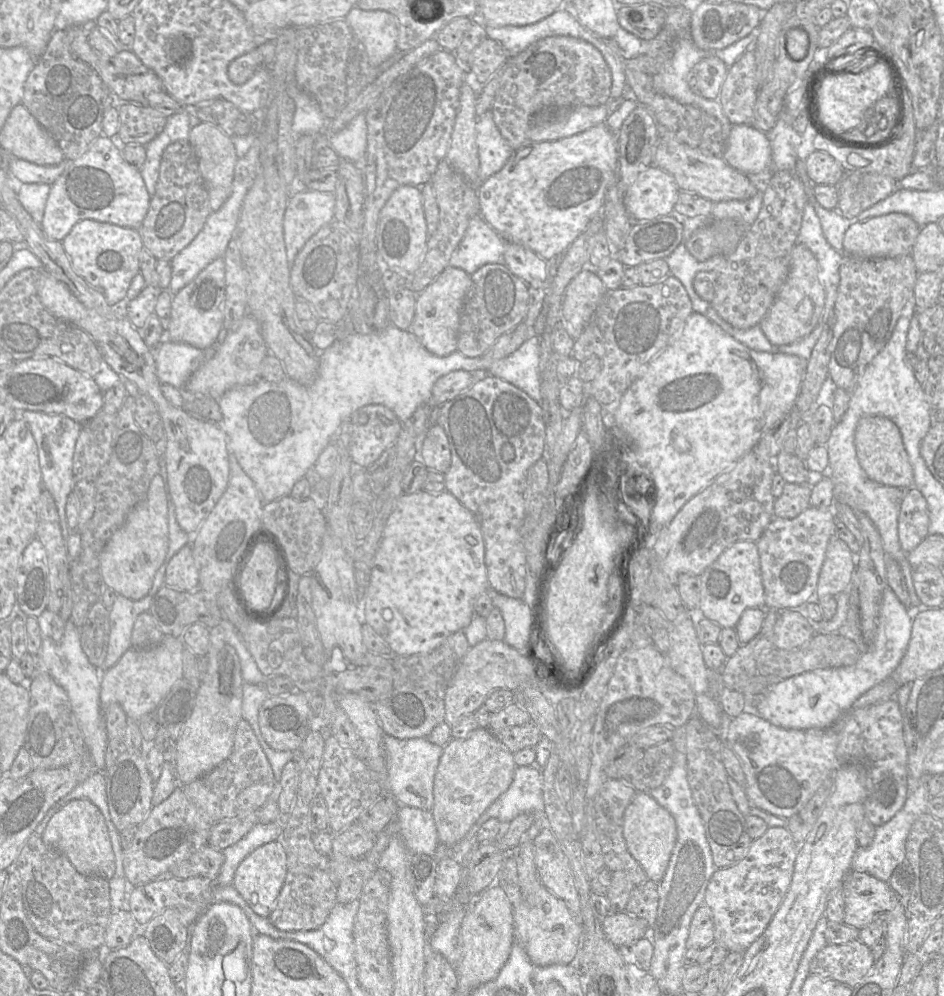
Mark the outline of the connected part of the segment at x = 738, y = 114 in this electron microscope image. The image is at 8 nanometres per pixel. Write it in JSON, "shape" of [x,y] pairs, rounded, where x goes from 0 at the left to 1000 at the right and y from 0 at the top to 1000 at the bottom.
{"shape":[[[793,48],[771,69],[760,99],[775,126],[797,126],[804,91],[800,53]]]}

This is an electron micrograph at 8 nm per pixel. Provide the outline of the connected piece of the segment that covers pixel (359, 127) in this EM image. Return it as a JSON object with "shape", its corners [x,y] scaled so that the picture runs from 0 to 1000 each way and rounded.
{"shape":[[[387,113],[377,115],[367,128],[350,137],[350,148],[361,160],[375,164],[383,171],[389,150],[389,122]]]}

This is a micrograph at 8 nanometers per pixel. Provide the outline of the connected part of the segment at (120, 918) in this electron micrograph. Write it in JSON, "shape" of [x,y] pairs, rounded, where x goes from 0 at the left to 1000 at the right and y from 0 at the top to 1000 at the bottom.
{"shape":[[[120,915],[111,937],[110,949],[117,954],[131,952],[147,935],[148,931],[138,915]]]}

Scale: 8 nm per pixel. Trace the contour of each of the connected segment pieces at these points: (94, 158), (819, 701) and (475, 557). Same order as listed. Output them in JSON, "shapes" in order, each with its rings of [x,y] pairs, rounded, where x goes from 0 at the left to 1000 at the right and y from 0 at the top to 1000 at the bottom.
{"shapes":[[[[108,135],[88,156],[72,163],[66,175],[54,186],[42,228],[52,239],[60,242],[66,242],[82,223],[90,220],[148,230],[157,213],[159,200],[148,171],[131,160],[129,153],[119,144],[117,138]]],[[[940,589],[934,597],[927,641],[909,664],[901,669],[864,672],[834,681],[817,690],[801,706],[800,715],[816,726],[832,732],[876,731],[885,727],[917,694],[938,683],[957,661],[966,635],[966,620],[948,595]]],[[[474,492],[426,495],[405,535],[388,594],[387,621],[417,658],[453,656],[499,624],[503,601],[518,590],[514,546],[502,516]]]]}

